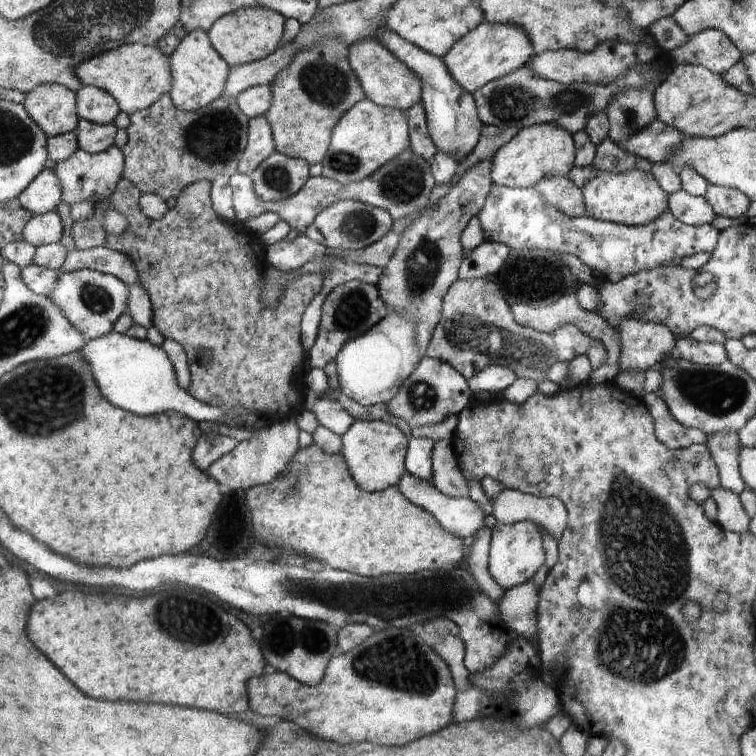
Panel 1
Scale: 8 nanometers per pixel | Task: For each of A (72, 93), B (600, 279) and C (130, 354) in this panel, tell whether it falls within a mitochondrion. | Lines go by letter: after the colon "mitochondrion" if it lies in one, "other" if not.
A: other
B: other
C: other

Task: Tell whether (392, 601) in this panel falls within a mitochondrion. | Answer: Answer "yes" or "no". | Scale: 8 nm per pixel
yes

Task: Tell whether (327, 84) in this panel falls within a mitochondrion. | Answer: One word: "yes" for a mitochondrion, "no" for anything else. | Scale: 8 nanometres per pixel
yes

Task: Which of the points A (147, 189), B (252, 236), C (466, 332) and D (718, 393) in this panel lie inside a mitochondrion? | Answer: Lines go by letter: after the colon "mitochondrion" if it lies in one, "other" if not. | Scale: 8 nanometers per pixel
A: other
B: other
C: mitochondrion
D: mitochondrion

